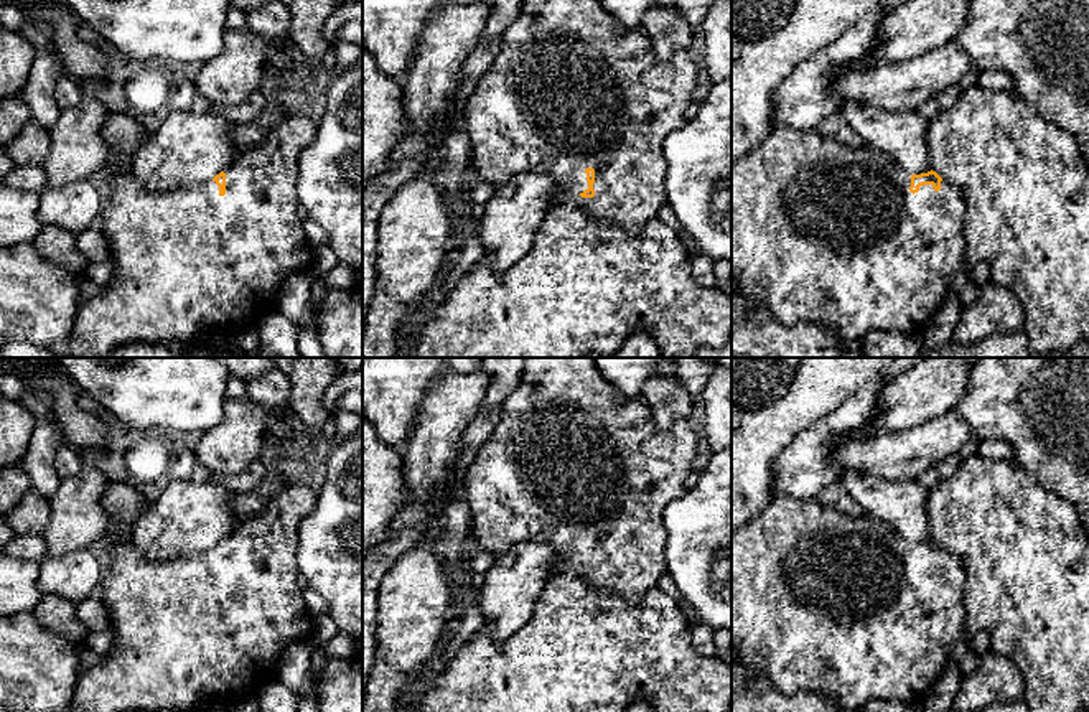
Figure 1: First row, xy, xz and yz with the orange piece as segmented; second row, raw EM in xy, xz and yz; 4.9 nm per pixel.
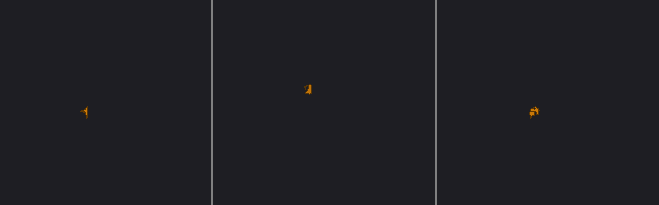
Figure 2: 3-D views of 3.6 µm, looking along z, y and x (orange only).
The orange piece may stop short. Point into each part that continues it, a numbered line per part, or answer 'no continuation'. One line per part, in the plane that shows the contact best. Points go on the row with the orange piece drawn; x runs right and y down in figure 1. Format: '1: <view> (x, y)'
1: xz (569, 88)

